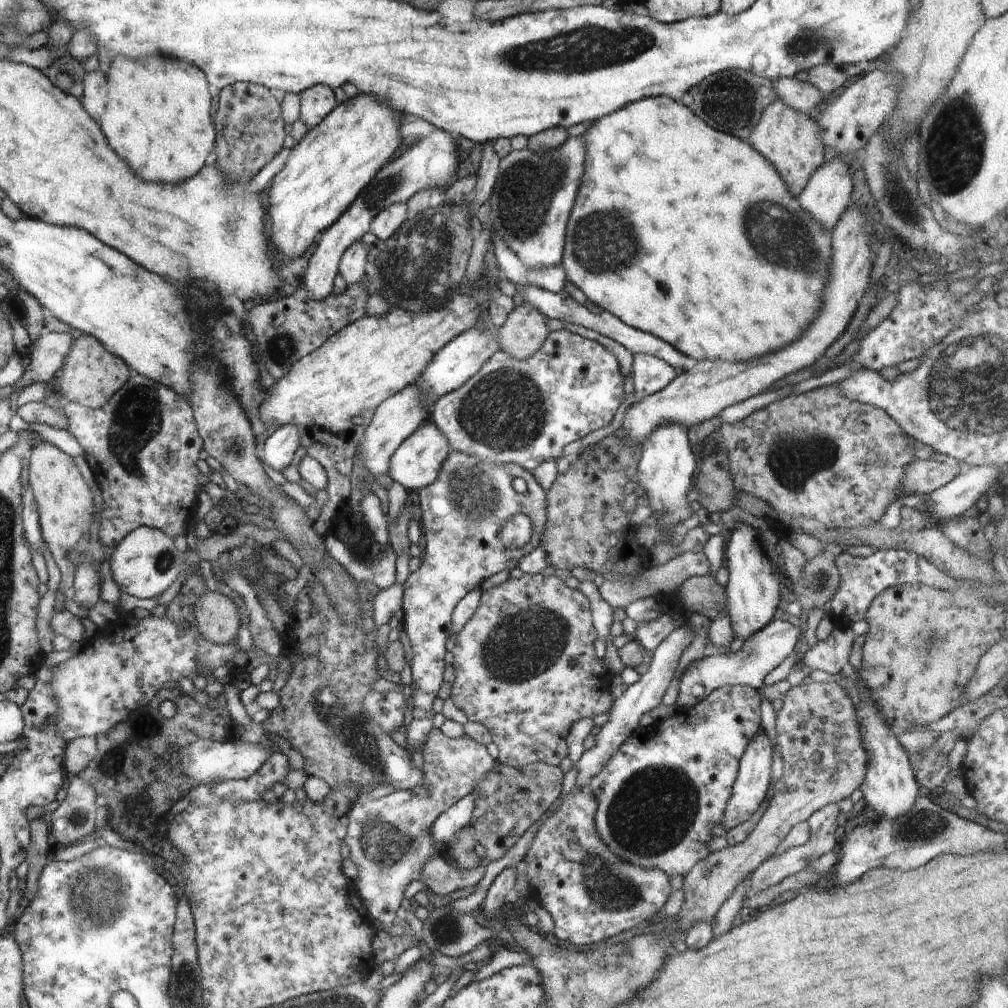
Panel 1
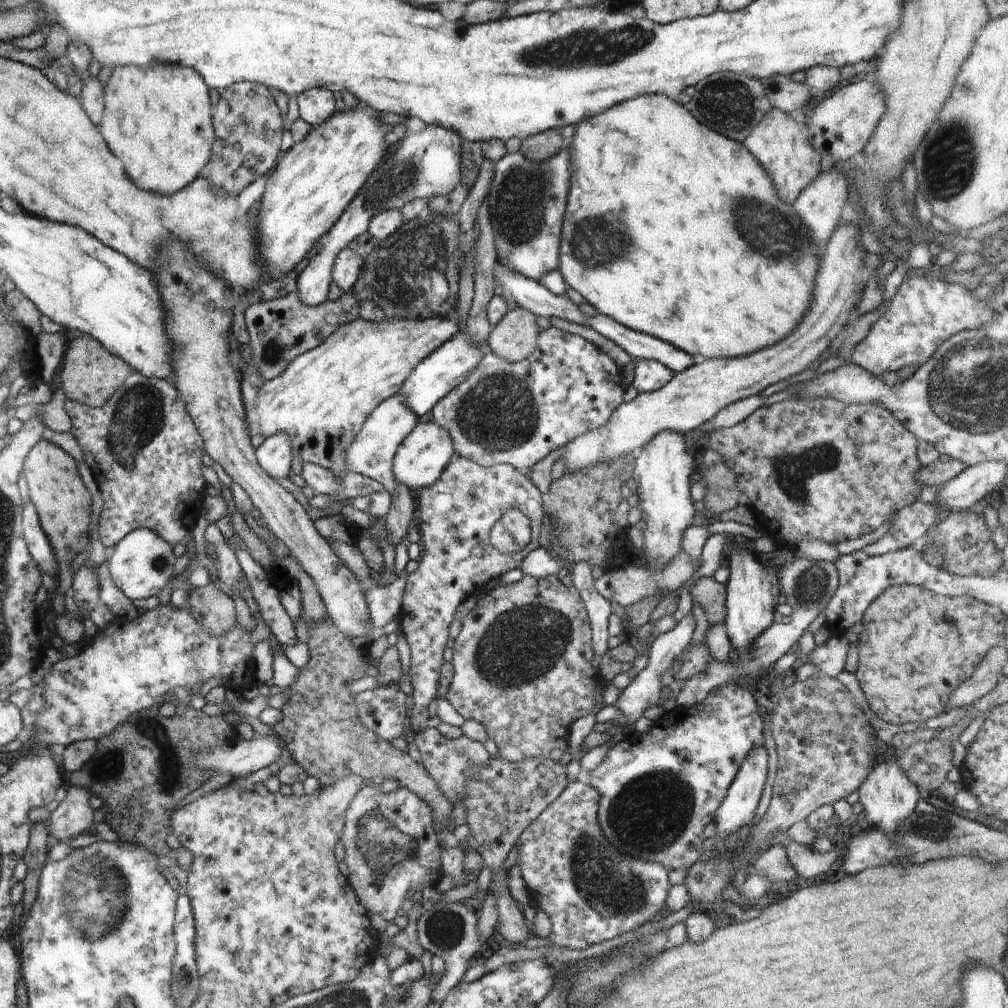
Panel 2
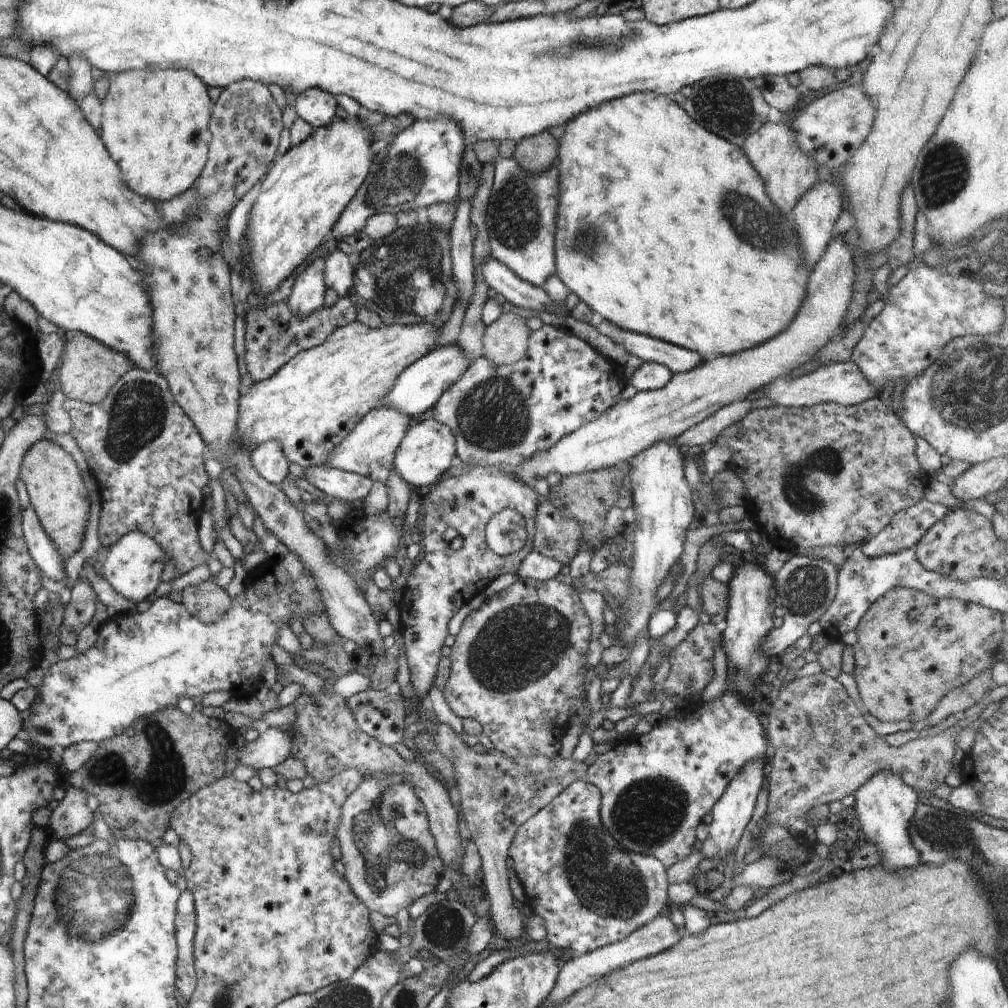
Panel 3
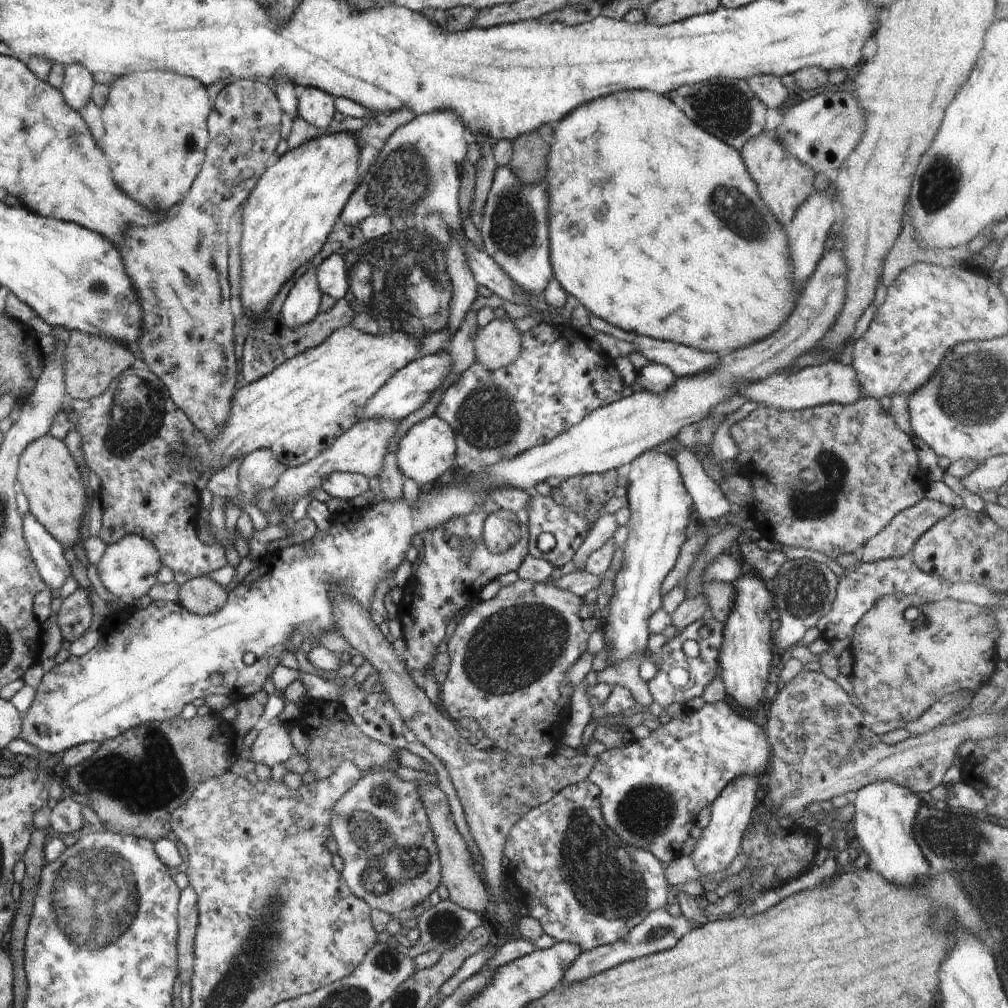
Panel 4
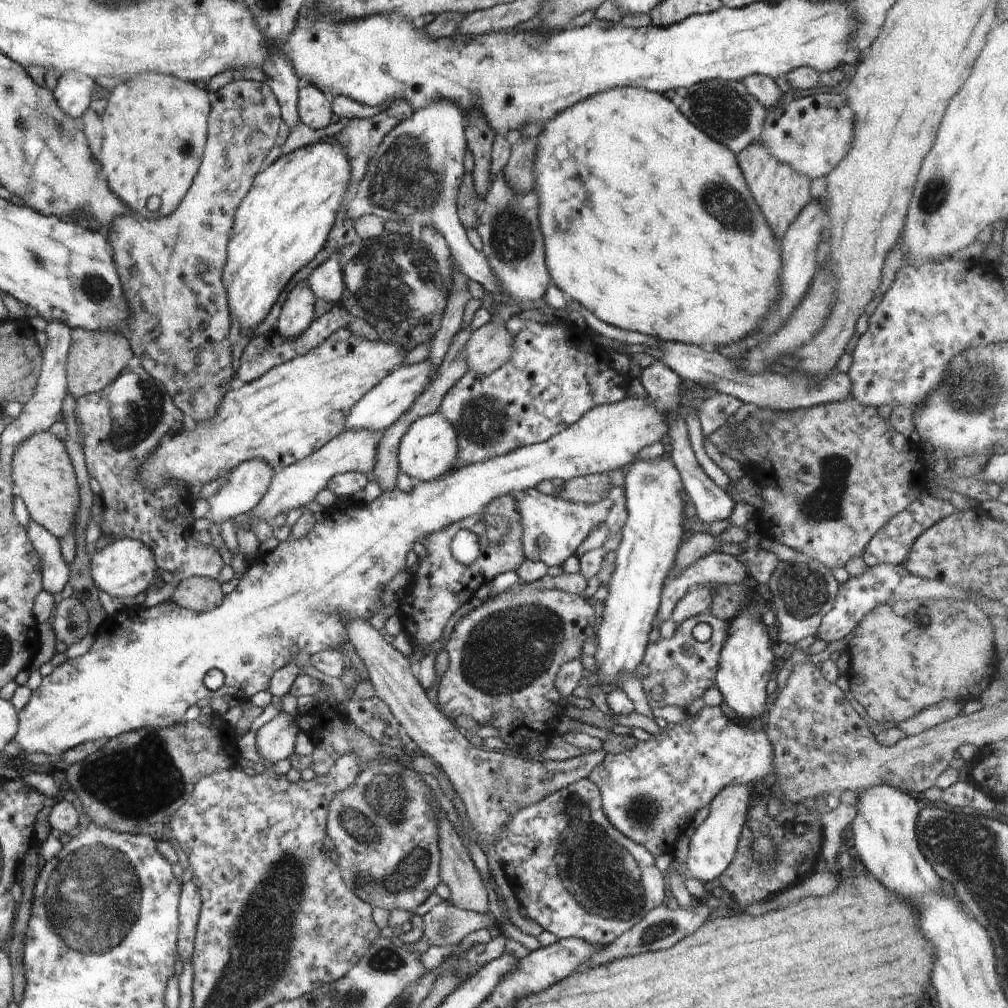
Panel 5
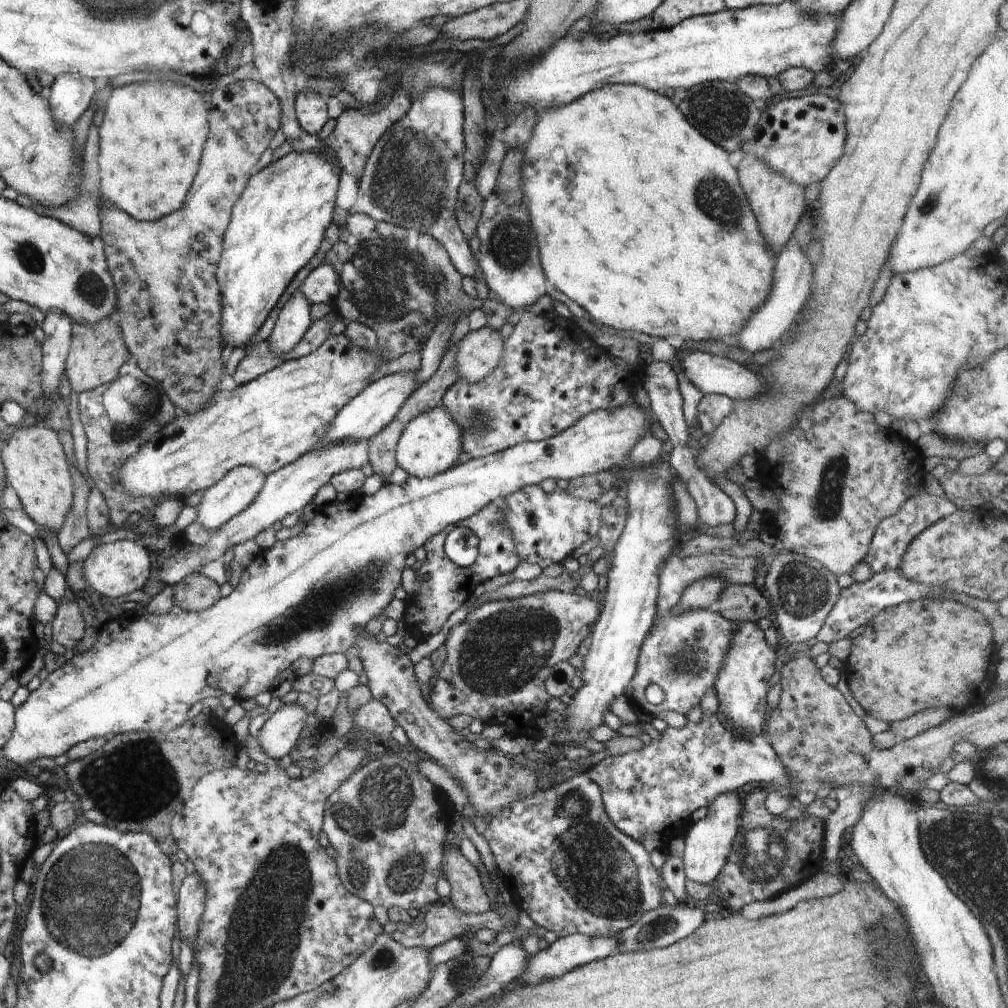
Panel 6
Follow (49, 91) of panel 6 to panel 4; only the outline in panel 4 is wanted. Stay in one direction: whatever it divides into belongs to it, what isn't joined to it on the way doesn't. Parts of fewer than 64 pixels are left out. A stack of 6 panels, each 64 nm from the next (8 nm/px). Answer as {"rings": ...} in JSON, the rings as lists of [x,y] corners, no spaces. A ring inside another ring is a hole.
{"rings":[[[80,64],[66,66],[63,73],[64,80],[59,92],[72,109],[80,112],[91,101],[92,86],[94,86],[93,75],[86,68],[82,68]]]}

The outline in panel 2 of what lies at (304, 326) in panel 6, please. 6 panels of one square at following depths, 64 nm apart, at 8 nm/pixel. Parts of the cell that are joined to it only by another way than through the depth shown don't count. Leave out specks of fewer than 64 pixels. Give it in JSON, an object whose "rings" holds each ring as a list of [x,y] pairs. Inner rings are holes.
{"rings":[[[428,125],[427,128],[420,133],[407,134],[402,139],[398,150],[396,150],[390,158],[384,158],[383,163],[376,165],[376,168],[368,177],[368,180],[364,182],[362,188],[360,188],[358,194],[356,194],[352,200],[352,203],[348,204],[348,207],[344,210],[340,219],[323,238],[322,250],[309,261],[304,271],[300,272],[296,280],[296,296],[300,298],[302,304],[306,304],[306,306],[320,306],[320,304],[323,304],[327,300],[330,284],[332,284],[332,266],[334,266],[336,254],[338,254],[340,250],[347,249],[348,244],[351,244],[352,240],[369,230],[369,222],[374,215],[377,215],[379,212],[384,212],[385,210],[387,211],[388,209],[400,209],[405,204],[408,204],[408,201],[414,199],[428,200],[431,196],[447,195],[449,192],[452,192],[452,189],[461,182],[461,142],[462,138],[458,133],[444,127]]]}

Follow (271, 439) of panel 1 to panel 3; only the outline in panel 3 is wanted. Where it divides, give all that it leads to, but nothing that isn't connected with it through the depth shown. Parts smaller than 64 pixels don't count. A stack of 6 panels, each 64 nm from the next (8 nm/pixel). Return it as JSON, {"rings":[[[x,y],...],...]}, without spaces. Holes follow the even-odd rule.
{"rings":[[[267,442],[252,449],[250,462],[256,472],[270,484],[278,485],[289,474],[290,464],[282,452],[282,444]]]}

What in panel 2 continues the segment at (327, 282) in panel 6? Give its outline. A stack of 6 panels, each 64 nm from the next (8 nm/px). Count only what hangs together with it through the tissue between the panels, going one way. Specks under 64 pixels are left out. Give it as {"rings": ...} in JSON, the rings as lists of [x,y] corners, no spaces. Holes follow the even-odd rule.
{"rings":[[[343,249],[336,254],[332,266],[332,282],[335,282],[343,292],[354,289],[363,276],[364,262],[357,252]]]}

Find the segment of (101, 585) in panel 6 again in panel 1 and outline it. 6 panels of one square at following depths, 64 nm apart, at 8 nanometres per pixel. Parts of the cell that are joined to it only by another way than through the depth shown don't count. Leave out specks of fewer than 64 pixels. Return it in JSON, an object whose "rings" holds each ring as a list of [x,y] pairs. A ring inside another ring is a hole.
{"rings":[[[146,526],[136,528],[122,543],[110,551],[112,576],[121,593],[140,599],[158,598],[182,574],[185,566],[182,542],[170,540],[160,530]]]}

